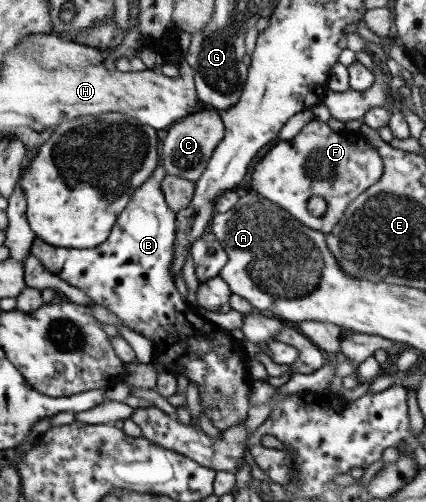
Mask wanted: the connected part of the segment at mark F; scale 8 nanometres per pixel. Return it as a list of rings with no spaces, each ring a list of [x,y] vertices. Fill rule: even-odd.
[[[313,119],[300,130],[296,137],[289,141],[280,140],[266,153],[252,171],[252,187],[262,198],[268,199],[282,209],[286,209],[288,213],[292,213],[296,220],[306,227],[328,234],[336,227],[336,223],[340,222],[352,201],[355,201],[361,195],[360,193],[364,193],[366,189],[377,183],[382,178],[383,172],[382,156],[372,145],[369,145],[360,132],[352,132],[347,129],[334,132],[328,124]],[[312,196],[325,198],[328,209],[324,216],[316,218],[309,215],[306,205]]]

